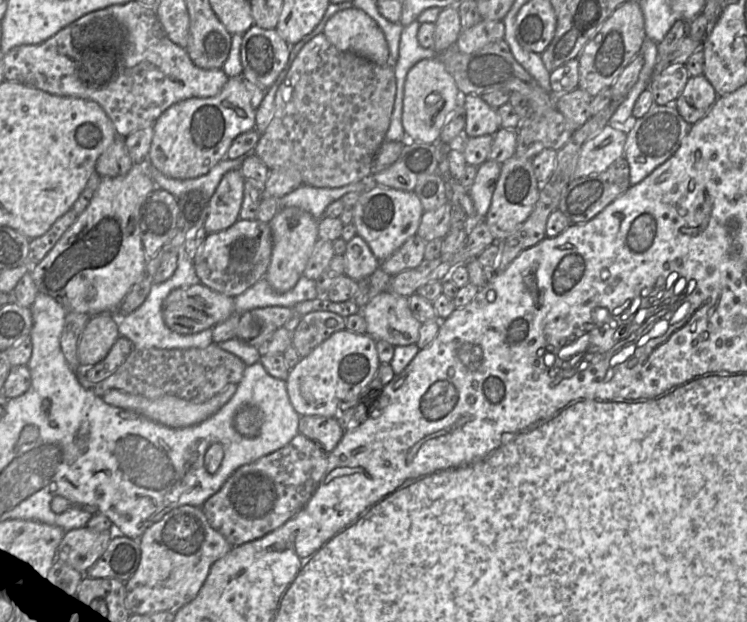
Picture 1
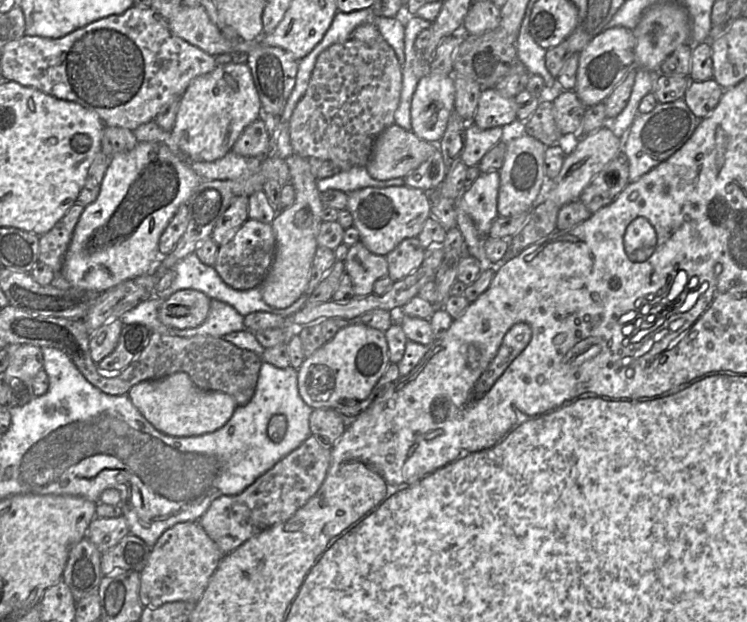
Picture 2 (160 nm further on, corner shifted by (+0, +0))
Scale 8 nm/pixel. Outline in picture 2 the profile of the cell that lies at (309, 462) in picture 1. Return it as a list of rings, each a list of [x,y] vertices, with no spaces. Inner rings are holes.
[[[311,434],[298,448],[239,494],[215,499],[199,522],[208,536],[226,555],[261,531],[284,522],[320,488],[331,463],[331,449],[322,446]]]

